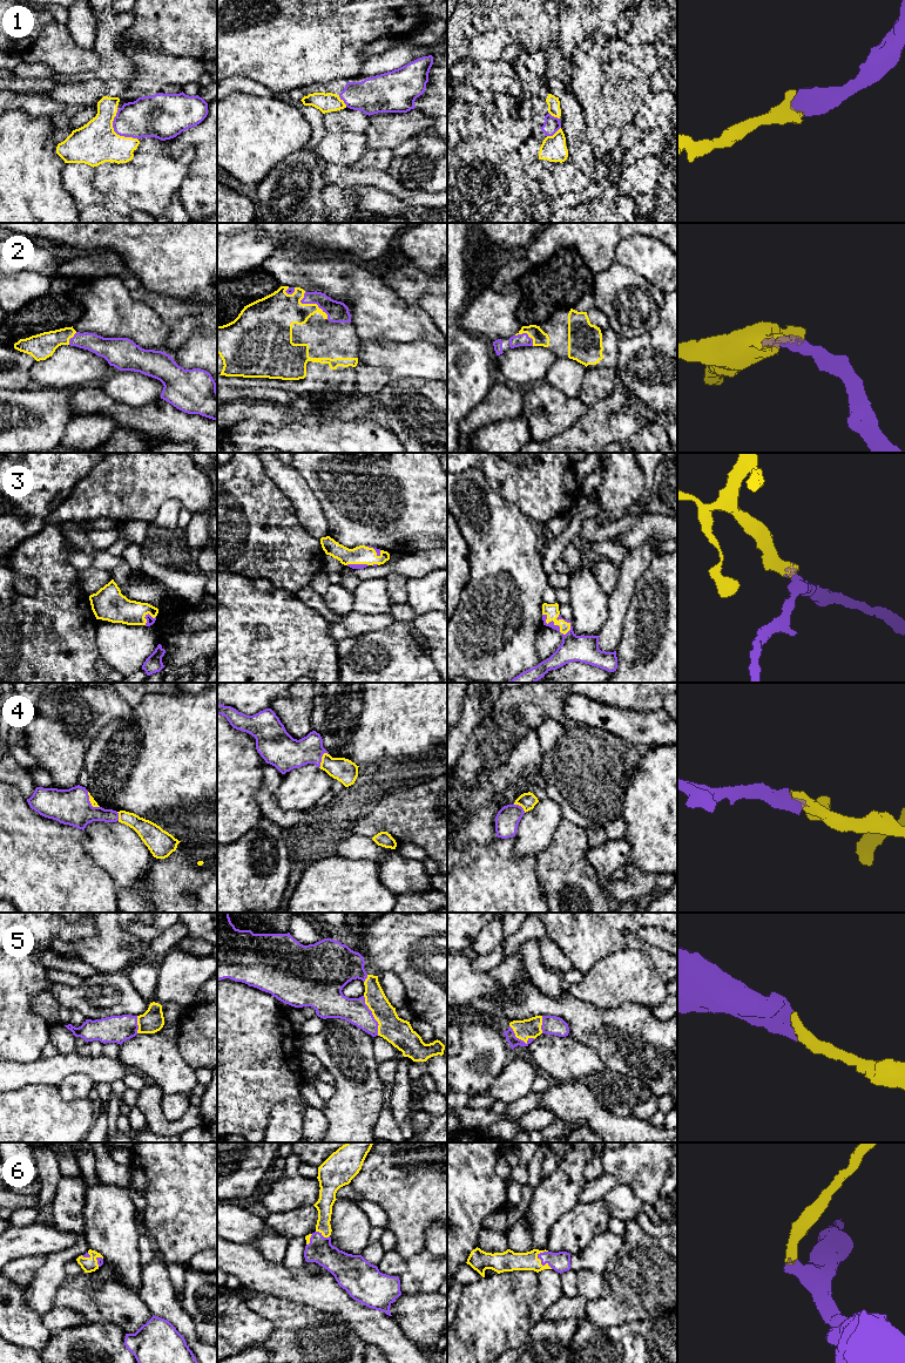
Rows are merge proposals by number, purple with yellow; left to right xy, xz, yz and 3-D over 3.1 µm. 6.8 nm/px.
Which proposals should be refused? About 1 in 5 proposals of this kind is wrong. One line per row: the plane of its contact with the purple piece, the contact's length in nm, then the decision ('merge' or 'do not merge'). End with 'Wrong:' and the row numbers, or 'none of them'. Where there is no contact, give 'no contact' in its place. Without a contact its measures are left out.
1: xy | 260 nm | do not merge
2: xz | 260 nm | merge
3: yz | 220 nm | merge
4: xz | 120 nm | merge
5: xz | 300 nm | merge
6: yz | 150 nm | merge
Wrong: 1

